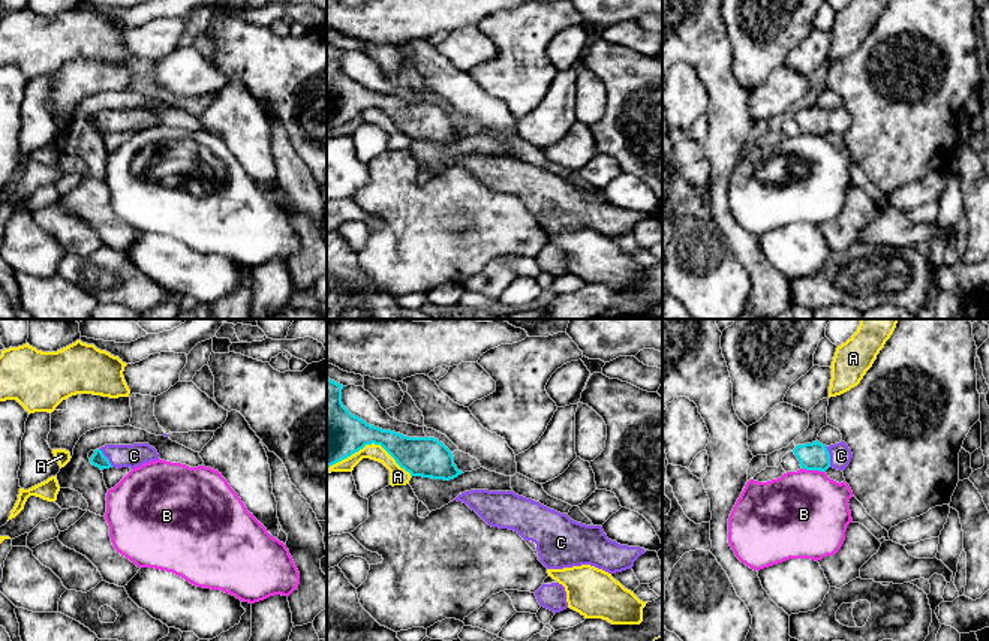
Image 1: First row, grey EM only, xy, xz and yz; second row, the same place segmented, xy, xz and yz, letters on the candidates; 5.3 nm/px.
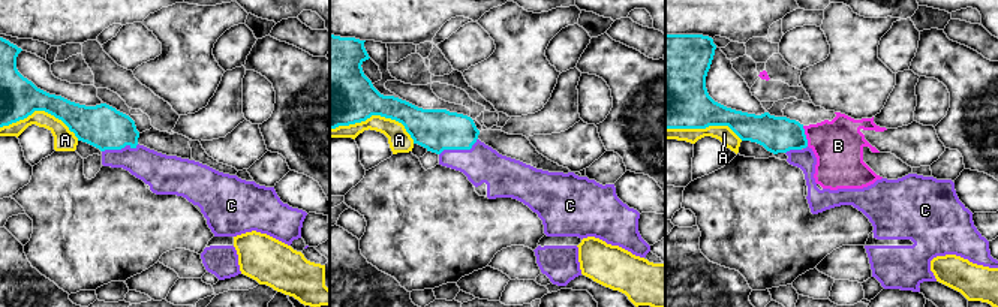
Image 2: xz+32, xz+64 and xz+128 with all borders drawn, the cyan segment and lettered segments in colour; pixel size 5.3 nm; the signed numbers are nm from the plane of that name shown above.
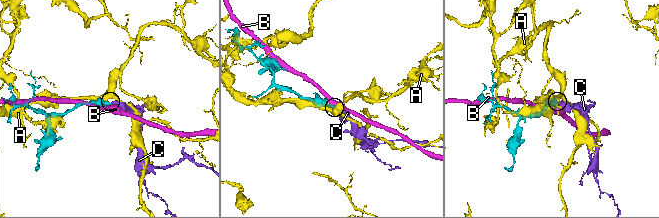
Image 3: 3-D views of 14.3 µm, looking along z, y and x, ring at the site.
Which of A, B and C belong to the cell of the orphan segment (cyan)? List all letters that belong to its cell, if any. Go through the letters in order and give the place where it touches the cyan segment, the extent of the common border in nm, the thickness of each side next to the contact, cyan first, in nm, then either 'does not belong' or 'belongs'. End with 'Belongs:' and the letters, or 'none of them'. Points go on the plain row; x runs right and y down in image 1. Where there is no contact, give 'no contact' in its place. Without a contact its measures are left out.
A: xz (370, 108) | 460 nm | 320/100 nm | does not belong
B: yz (814, 134) | 130 nm | 150/480 nm | does not belong
C: yz (829, 122) | 120 nm | 150/120 nm | belongs
Belongs: C

